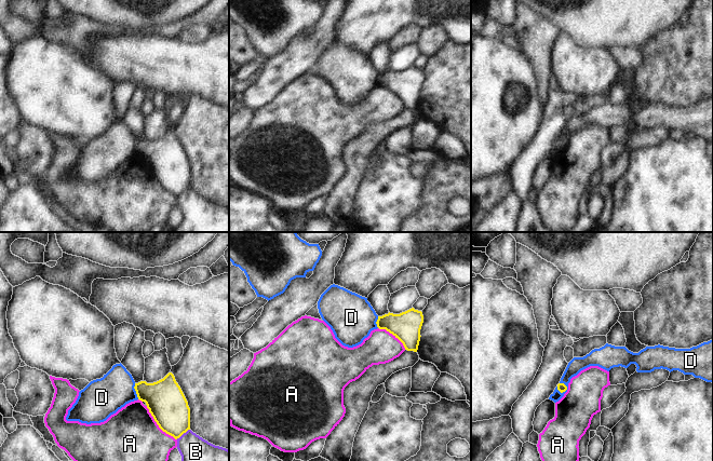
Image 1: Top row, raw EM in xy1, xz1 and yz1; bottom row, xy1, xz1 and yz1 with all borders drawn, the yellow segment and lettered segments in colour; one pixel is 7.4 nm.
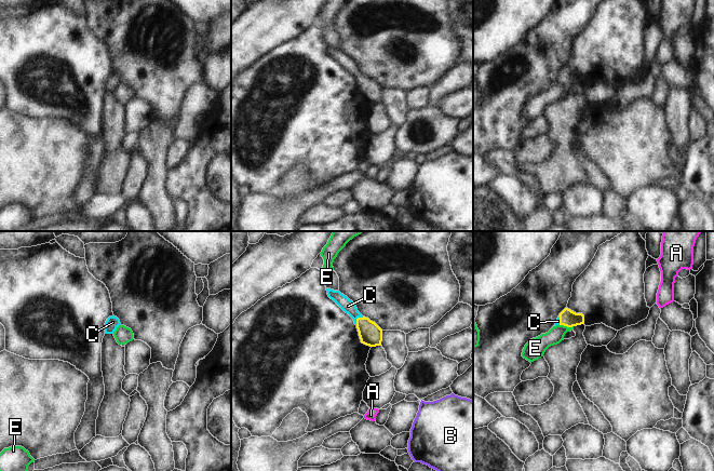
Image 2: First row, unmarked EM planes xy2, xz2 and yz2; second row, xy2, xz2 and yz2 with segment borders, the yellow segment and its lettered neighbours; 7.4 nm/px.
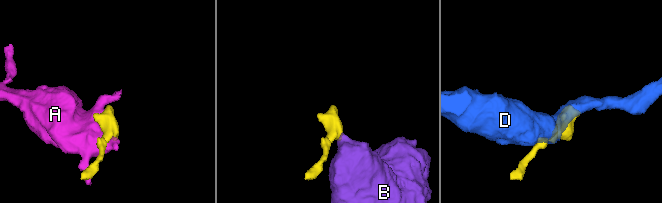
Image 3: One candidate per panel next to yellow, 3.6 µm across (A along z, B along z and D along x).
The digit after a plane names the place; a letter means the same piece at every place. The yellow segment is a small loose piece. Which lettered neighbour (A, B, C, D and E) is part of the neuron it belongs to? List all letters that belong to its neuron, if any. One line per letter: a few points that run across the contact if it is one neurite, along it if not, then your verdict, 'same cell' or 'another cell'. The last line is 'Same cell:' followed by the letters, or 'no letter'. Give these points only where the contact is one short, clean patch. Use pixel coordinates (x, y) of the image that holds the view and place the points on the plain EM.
A: another cell
B: line xy1 (189, 187), (176, 197); another cell
C: line xz2 (371, 92), (356, 77), (348, 64); same cell
D: line yz1 (560, 140), (566, 145), (562, 151); another cell
E: line yz2 (558, 82), (573, 84); another cell
Same cell: C

